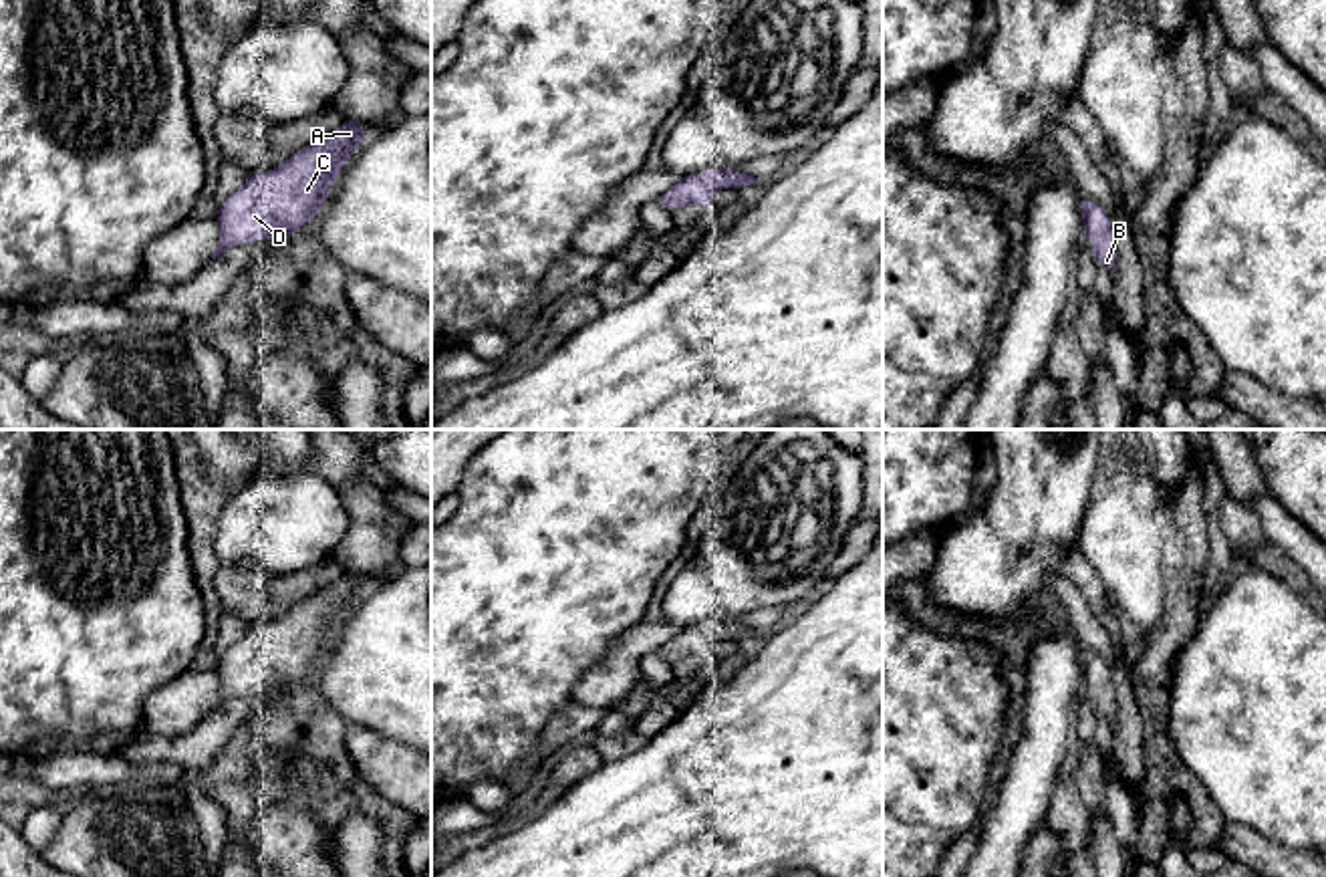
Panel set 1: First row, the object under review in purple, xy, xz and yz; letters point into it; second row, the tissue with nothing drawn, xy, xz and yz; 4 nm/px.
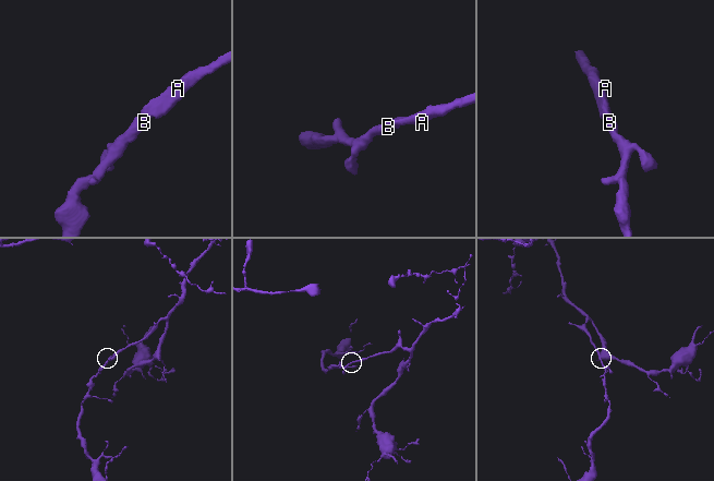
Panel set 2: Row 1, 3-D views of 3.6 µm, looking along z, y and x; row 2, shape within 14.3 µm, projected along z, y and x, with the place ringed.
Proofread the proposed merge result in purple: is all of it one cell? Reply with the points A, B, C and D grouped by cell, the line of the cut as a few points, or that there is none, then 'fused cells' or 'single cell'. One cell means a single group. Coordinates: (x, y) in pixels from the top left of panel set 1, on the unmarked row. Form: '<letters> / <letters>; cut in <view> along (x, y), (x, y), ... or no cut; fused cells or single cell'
A B C D; no cut; single cell

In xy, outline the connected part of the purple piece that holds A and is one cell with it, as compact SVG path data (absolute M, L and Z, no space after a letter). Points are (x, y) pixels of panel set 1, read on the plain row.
M361 571L343 575L318 593L298 601L282 617L248 627L246 635L220 655L216 673L222 679L212 712L228 698L254 696L290 685L324 659L337 625L367 593Z

